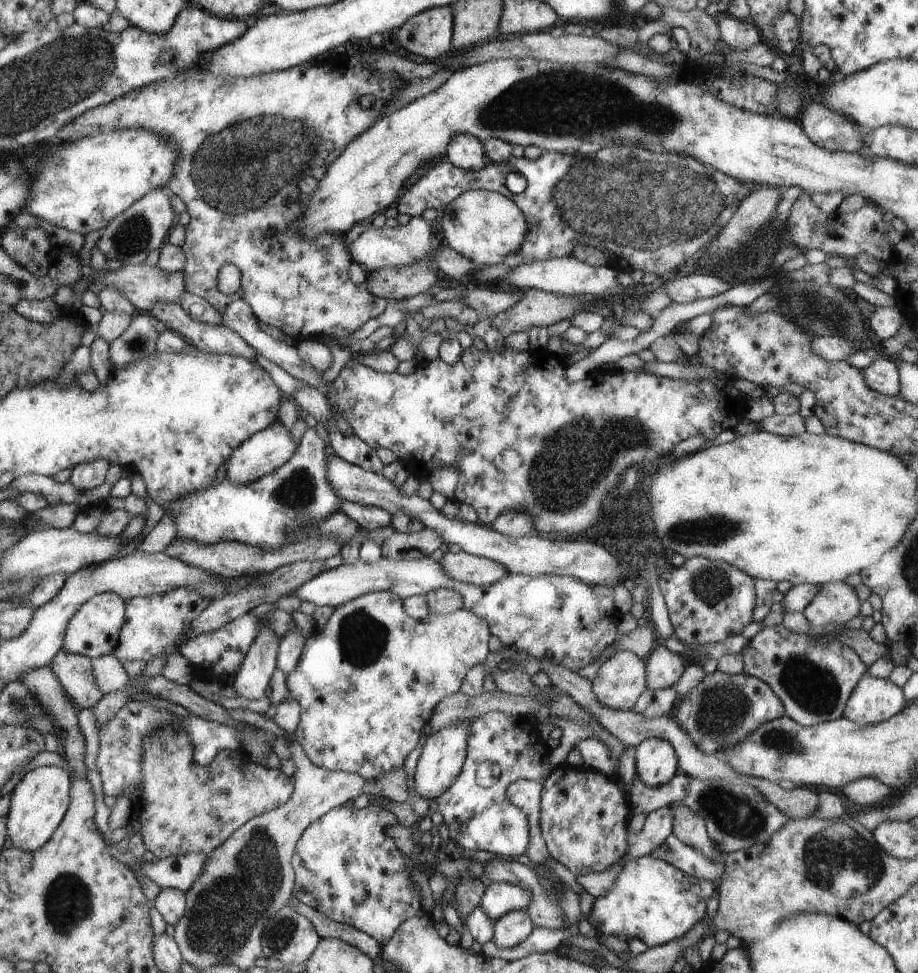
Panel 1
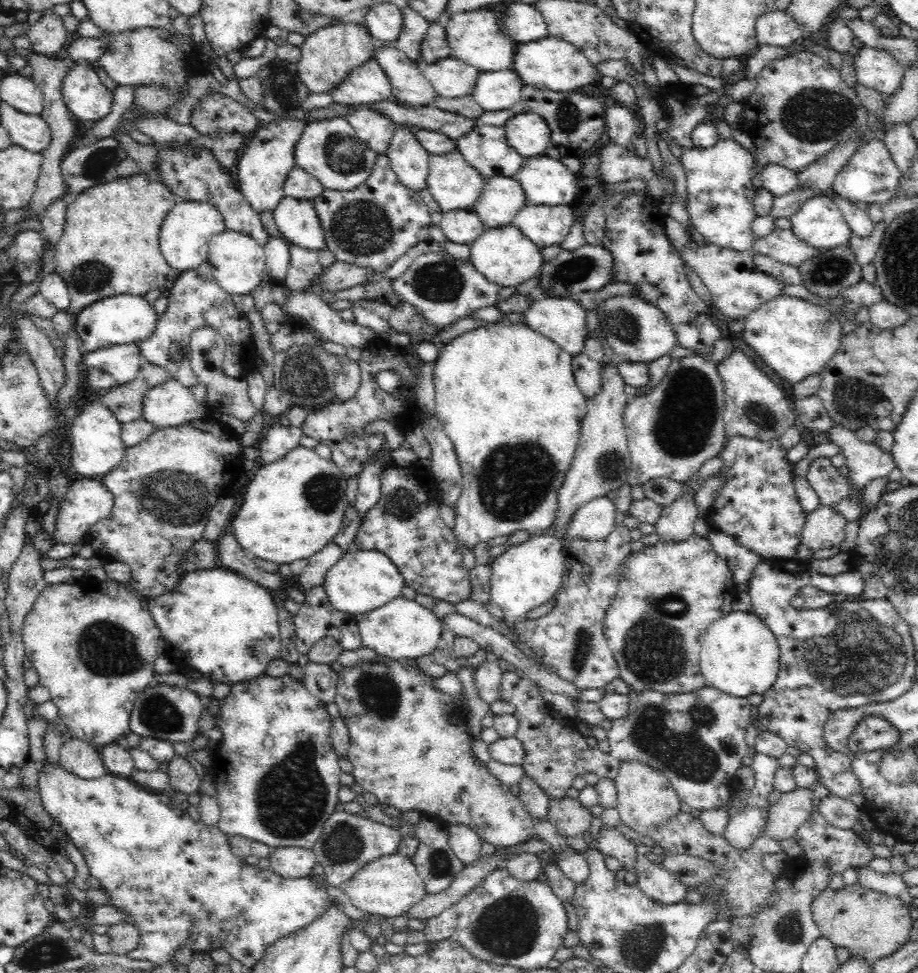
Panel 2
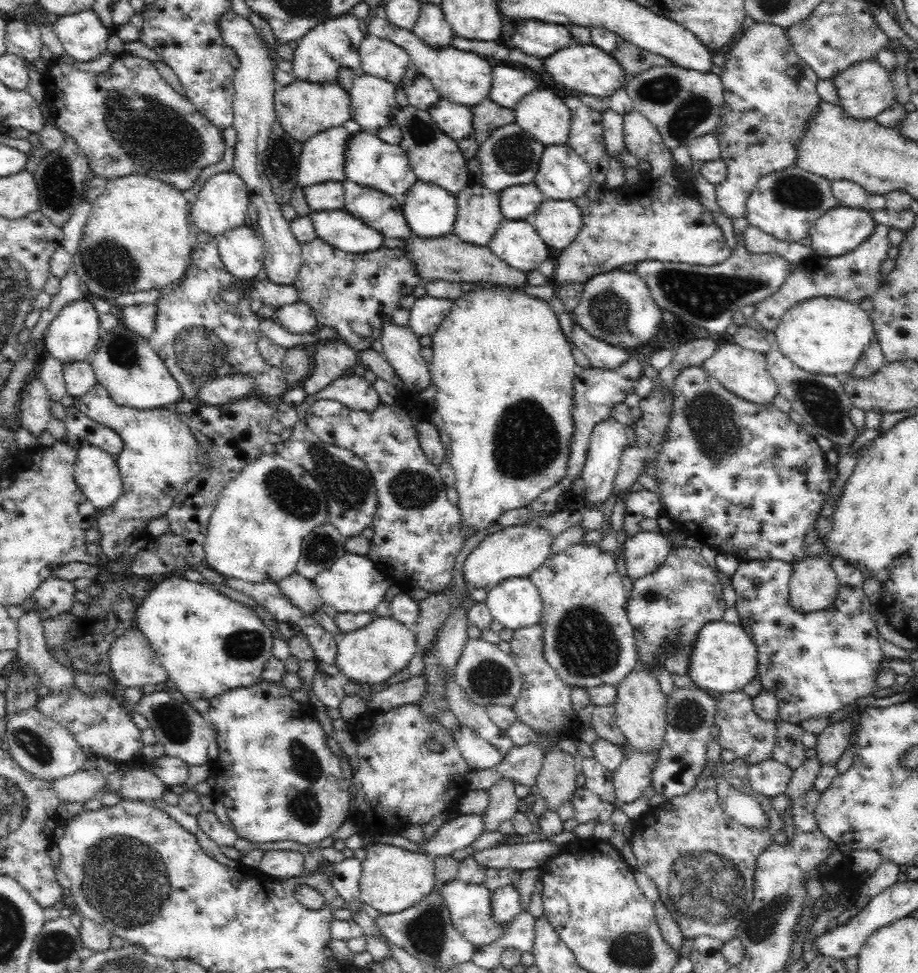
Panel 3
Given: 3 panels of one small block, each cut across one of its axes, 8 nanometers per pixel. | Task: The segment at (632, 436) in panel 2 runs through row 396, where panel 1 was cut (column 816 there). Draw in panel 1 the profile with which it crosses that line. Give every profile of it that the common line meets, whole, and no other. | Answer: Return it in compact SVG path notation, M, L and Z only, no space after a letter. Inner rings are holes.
M783 626L759 630L741 650L743 674L763 680L781 700L785 716L807 728L843 718L847 698L867 672L857 654L837 638L793 634Z

